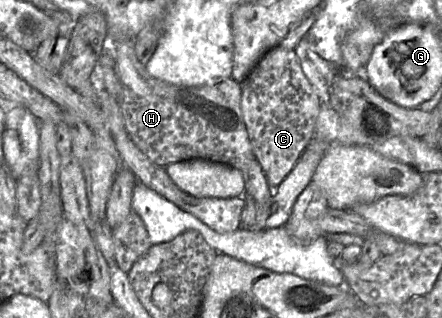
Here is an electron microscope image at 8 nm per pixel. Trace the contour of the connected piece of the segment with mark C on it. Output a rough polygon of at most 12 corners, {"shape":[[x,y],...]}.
{"shape":[[270,49],[241,81],[241,110],[276,190],[321,101],[295,50]]}

